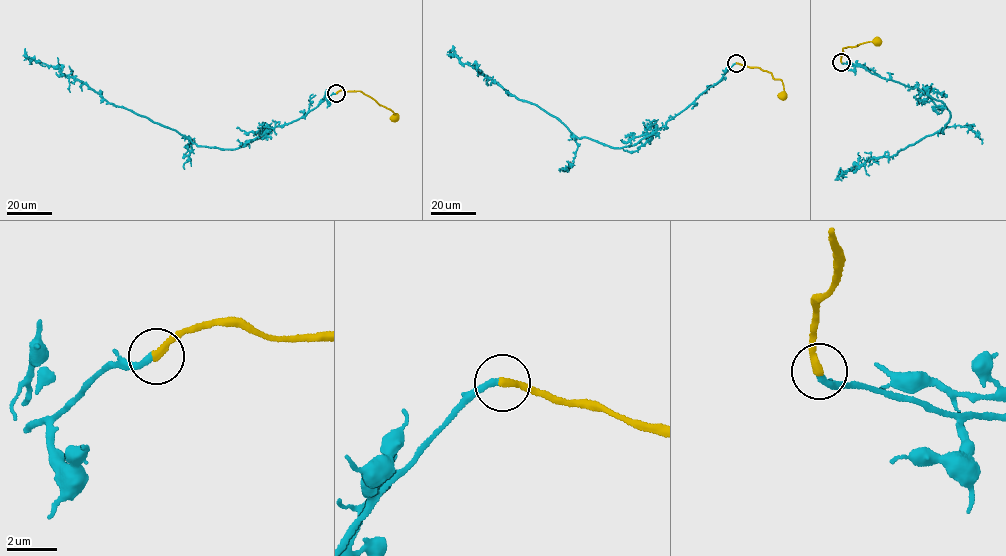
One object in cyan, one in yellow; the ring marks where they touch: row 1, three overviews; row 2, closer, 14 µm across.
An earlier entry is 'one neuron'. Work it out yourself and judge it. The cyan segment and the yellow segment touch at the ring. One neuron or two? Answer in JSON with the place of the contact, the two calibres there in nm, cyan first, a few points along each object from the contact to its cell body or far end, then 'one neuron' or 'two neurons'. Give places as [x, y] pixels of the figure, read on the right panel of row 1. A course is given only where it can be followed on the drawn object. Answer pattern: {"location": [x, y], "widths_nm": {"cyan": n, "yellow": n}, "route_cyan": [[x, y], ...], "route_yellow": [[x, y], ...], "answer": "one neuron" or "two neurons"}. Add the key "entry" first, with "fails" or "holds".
{"entry": "holds", "location": [841, 62], "widths_nm": {"cyan": 280, "yellow": 280}, "route_cyan": [[841, 62], [917, 88], [942, 102], [951, 116], [943, 133], [893, 157], [870, 159], [842, 175], [841, 167]], "route_yellow": [[841, 62], [844, 47], [877, 42]], "answer": "one neuron"}

